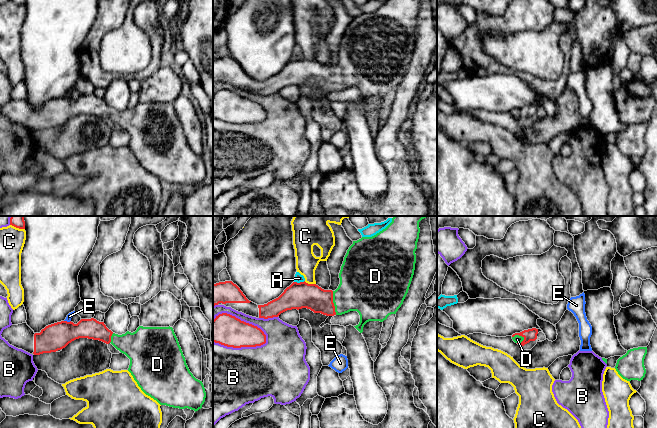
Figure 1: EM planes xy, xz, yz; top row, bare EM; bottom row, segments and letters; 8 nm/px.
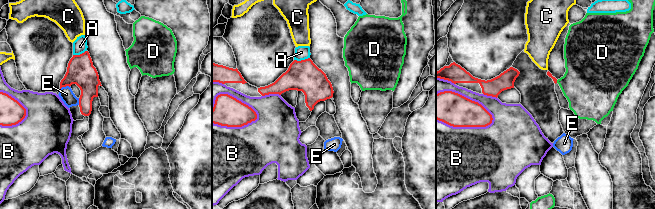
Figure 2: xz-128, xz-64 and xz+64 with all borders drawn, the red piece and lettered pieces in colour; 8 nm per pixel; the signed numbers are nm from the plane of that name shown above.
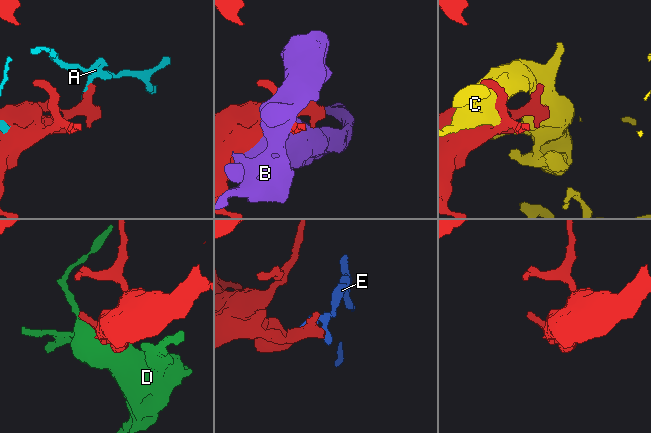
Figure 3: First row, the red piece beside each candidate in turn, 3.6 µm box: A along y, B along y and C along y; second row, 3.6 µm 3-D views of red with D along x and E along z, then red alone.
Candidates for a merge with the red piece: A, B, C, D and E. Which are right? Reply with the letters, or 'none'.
D

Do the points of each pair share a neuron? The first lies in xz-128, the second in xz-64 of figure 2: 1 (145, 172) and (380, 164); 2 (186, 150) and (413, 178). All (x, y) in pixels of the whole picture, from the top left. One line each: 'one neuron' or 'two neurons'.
1: one neuron
2: one neuron

